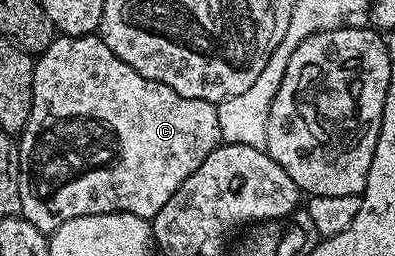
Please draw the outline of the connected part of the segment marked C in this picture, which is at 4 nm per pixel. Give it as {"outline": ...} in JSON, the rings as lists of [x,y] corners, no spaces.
{"outline":[[[62,34],[54,37],[48,48],[36,55],[33,63],[33,103],[31,104],[31,116],[27,120],[27,128],[19,135],[19,149],[21,152],[21,175],[19,176],[19,200],[21,201],[20,217],[27,219],[35,228],[39,228],[46,236],[52,235],[54,230],[59,229],[67,220],[75,220],[79,216],[91,216],[92,214],[134,214],[140,218],[153,219],[171,200],[171,196],[211,156],[215,147],[222,145],[221,133],[219,132],[219,116],[214,103],[207,100],[195,100],[187,96],[179,96],[167,84],[159,84],[155,80],[147,80],[131,64],[123,64],[111,48],[97,34],[87,36],[67,36]]]}

